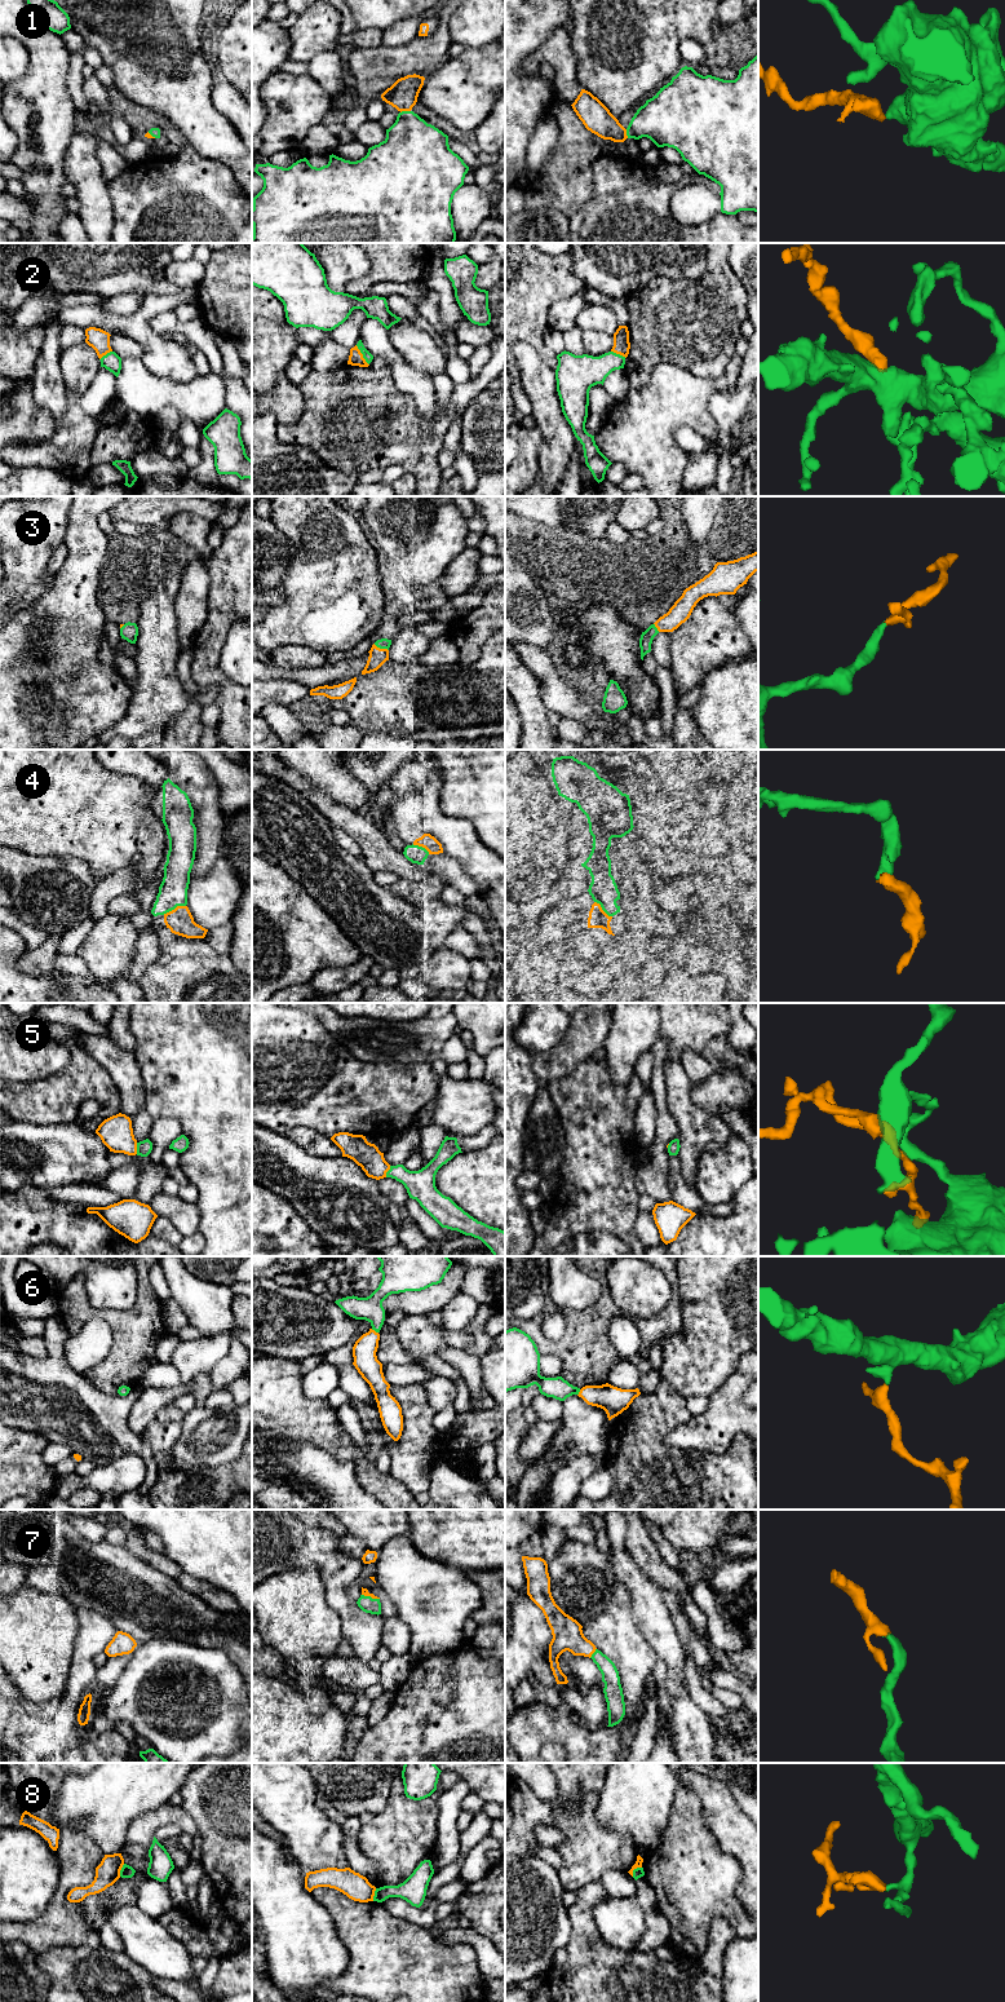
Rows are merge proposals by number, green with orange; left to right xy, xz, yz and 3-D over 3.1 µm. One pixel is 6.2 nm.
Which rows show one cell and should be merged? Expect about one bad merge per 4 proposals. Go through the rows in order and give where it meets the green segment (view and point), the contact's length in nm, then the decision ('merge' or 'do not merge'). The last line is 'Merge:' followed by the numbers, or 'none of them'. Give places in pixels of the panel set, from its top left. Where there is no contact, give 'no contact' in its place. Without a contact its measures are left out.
1: meets green in xz at (404, 111); contact 70 nm long; merge
2: meets green in xz at (363, 356); contact 150 nm long; merge
3: meets green in xz at (381, 648); contact 100 nm long; merge
4: meets green in xy at (173, 909); contact 160 nm long; merge
5: meets green in xy at (137, 1148); contact 70 nm long; merge
6: meets green in xz at (375, 1330); contact 50 nm long; merge
7: meets green in yz at (593, 1653); contact 80 nm long; merge
8: meets green in yz at (634, 1869); contact 90 nm long; do not merge
Merge: 1, 2, 3, 4, 5, 6, 7

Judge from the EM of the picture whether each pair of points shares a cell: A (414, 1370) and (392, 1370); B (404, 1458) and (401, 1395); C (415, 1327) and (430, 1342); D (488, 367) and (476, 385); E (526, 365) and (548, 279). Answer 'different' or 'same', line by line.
A: same
B: same
C: same
D: same
E: different

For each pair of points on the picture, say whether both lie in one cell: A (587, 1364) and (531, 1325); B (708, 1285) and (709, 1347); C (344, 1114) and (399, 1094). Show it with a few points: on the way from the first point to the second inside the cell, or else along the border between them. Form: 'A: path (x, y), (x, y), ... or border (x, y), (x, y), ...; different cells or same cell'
A: path (572, 1355), (563, 1348), (550, 1348), (541, 1339); same cell
B: path (709, 1300), (709, 1331); same cell
C: path (358, 1106), (362, 1106), (371, 1097), (385, 1096); same cell

